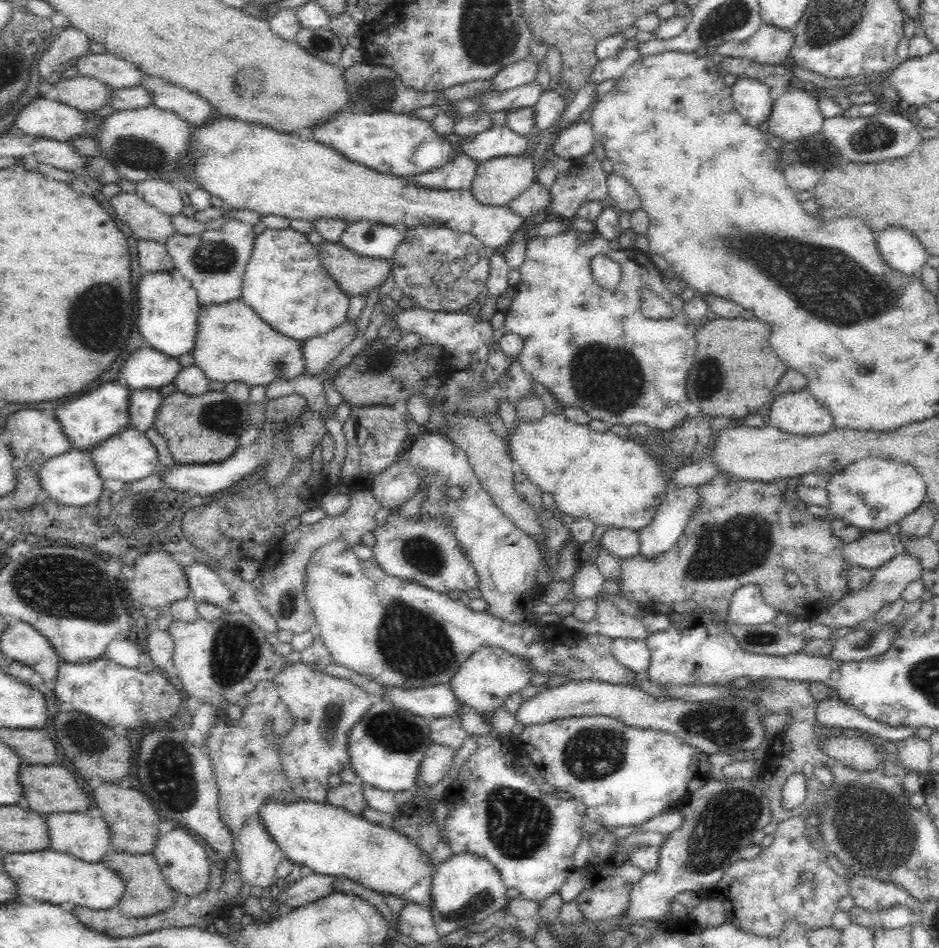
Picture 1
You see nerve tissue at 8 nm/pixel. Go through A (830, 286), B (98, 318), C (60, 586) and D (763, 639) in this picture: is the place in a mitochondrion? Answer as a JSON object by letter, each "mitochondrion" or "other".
{"A":"mitochondrion","B":"mitochondrion","C":"mitochondrion","D":"mitochondrion"}

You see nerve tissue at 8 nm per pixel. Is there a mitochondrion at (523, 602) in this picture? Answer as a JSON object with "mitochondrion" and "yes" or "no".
{"mitochondrion":"no"}

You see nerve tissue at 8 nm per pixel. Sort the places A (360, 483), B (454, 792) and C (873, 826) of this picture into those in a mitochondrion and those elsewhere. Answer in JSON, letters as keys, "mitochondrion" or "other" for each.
{"A":"other","B":"other","C":"mitochondrion"}

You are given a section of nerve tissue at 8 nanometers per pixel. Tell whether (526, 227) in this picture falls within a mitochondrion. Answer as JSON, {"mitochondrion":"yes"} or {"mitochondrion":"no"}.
{"mitochondrion":"no"}

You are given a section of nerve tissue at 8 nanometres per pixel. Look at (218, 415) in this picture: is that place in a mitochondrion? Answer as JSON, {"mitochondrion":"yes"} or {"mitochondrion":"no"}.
{"mitochondrion":"yes"}

